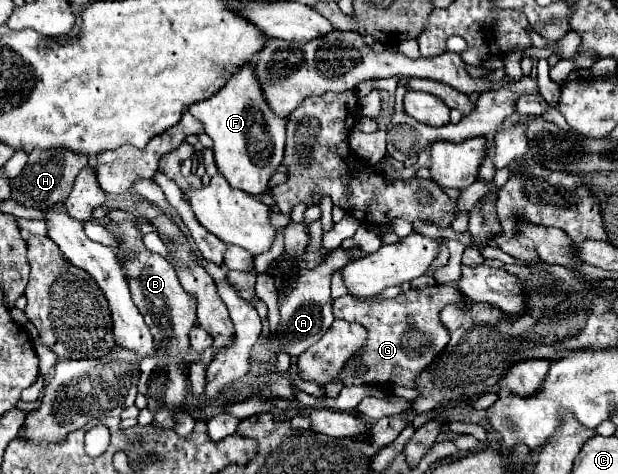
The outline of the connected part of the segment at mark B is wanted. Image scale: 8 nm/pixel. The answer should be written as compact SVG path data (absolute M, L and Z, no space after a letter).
M111 210L107 212L107 216L111 218L111 224L107 226L109 232L117 234L123 242L119 246L119 250L123 252L133 252L131 258L123 260L123 268L125 274L129 276L129 288L131 288L131 296L135 306L139 308L139 312L145 316L145 322L157 342L157 354L143 358L139 364L139 392L143 396L147 396L149 408L155 414L155 430L171 430L175 428L173 416L177 412L181 412L181 408L177 404L183 404L185 396L187 396L187 370L181 368L183 362L179 360L179 356L183 356L189 348L189 330L195 326L195 310L197 310L197 300L193 300L193 296L189 296L183 288L181 282L177 280L177 274L173 270L173 266L161 258L155 252L149 252L145 248L145 244L141 242L141 232L135 230L133 226L133 214L123 212L123 210Z

